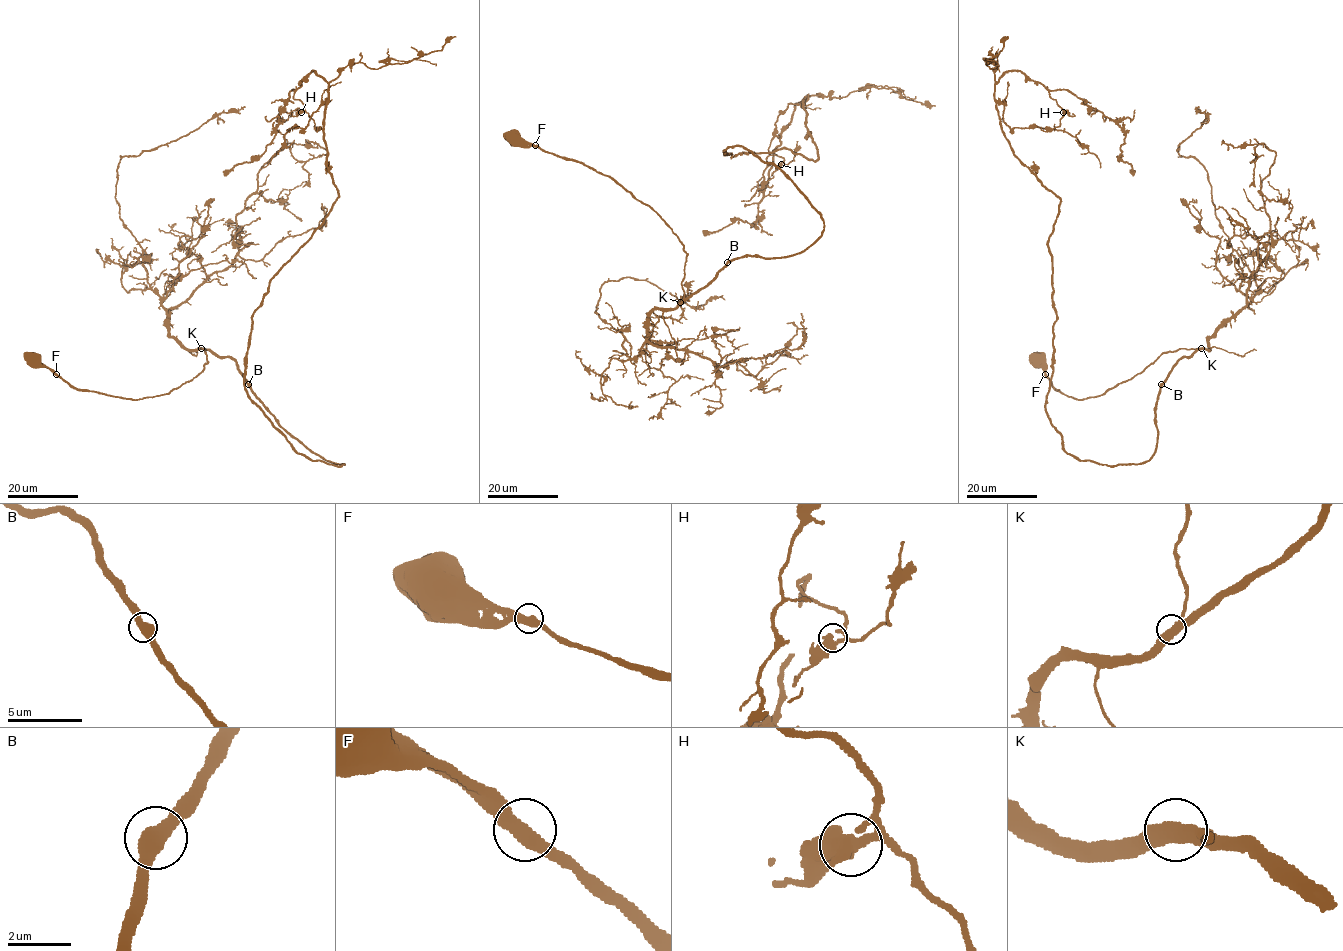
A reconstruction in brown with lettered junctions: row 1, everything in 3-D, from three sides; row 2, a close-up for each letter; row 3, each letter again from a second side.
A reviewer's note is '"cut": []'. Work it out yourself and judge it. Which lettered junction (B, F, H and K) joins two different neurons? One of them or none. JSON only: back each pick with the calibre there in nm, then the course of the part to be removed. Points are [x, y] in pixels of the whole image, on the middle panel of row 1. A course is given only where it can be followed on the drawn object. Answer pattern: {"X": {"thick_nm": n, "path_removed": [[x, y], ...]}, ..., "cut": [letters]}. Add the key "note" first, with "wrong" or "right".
{"note": "right", "cut": []}

